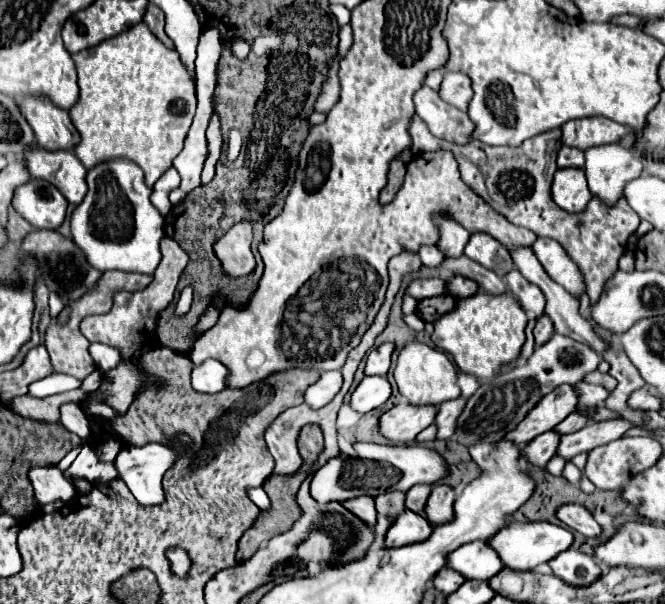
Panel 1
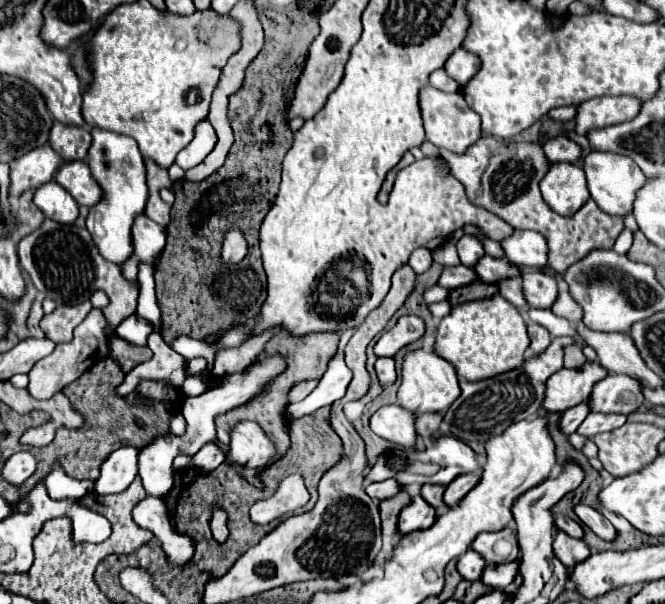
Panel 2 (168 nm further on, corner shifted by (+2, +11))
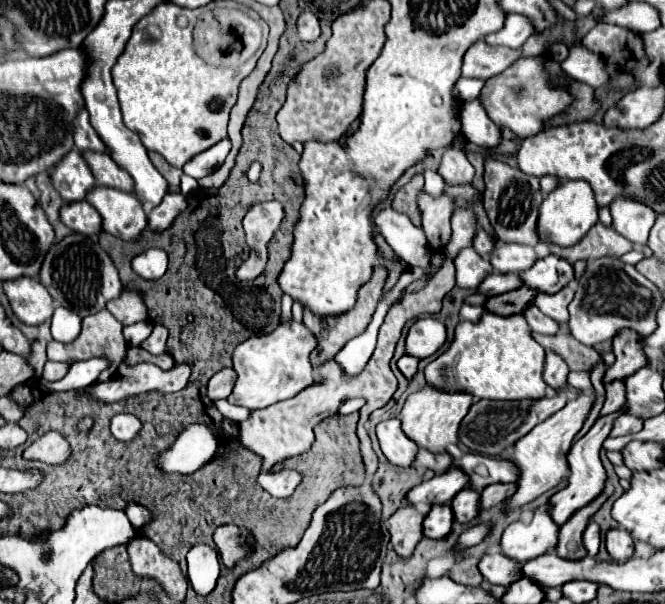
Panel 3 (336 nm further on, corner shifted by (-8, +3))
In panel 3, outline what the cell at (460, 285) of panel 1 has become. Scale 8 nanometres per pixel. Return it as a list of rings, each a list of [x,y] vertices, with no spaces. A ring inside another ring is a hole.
[[[546,255],[544,259],[538,259],[534,267],[520,275],[526,287],[538,289],[542,293],[558,293],[562,287],[576,279],[574,265],[558,255]]]

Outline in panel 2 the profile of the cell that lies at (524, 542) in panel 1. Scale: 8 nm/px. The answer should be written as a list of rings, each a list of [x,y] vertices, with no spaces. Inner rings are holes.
[[[556,515],[556,517],[554,517],[554,527],[556,527],[556,529],[562,529],[566,535],[576,537],[576,539],[582,539],[582,535],[584,535],[580,523],[576,523],[576,521],[568,519],[568,517],[562,517],[562,515]]]

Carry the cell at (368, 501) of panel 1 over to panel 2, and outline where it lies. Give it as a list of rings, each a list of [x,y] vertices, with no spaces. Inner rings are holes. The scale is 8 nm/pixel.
[[[386,479],[382,483],[370,483],[364,489],[366,489],[366,495],[370,495],[372,499],[388,499],[388,497],[394,497],[394,493],[398,493],[402,487],[394,479]]]

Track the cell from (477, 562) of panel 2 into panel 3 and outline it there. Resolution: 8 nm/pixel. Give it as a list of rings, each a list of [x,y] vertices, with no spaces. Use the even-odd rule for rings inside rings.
[[[496,553],[496,555],[484,555],[480,559],[480,573],[496,585],[512,585],[512,581],[518,581],[522,577],[520,573],[520,563],[512,561],[510,557],[504,557],[504,553]]]

